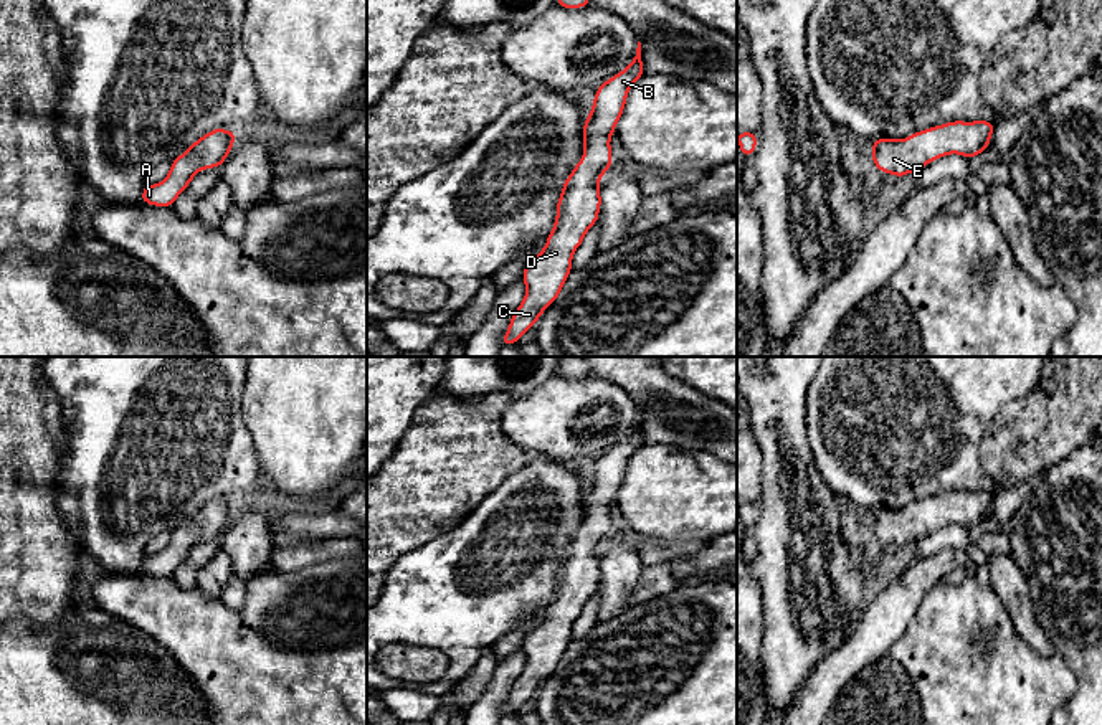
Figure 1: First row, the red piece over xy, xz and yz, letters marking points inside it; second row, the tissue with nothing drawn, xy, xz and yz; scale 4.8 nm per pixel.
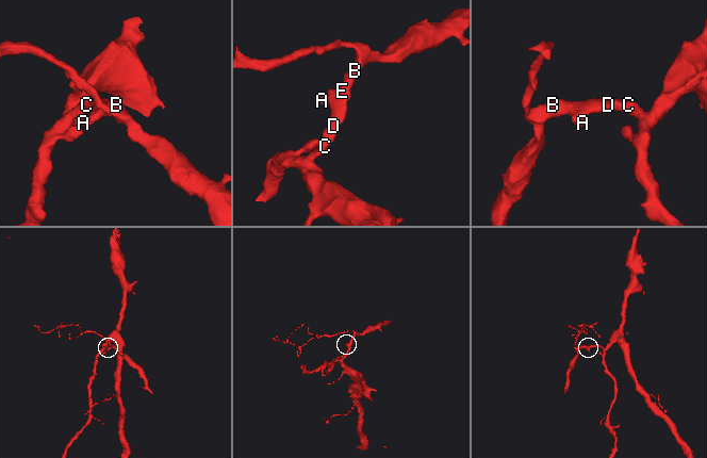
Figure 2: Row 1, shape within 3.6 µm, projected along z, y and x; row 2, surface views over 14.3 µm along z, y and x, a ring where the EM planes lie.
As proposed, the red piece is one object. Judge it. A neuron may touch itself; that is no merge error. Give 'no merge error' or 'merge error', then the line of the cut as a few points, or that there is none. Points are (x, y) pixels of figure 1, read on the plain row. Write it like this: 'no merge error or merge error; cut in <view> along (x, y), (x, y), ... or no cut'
no merge error; no cut

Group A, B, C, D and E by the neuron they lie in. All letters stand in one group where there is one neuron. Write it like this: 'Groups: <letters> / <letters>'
Groups: A B C D E

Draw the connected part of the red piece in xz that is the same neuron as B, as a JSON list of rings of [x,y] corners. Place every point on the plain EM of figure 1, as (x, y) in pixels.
[[[641,413],[629,436],[595,462],[583,494],[585,524],[562,557],[557,588],[545,618],[524,639],[525,667],[512,685],[502,715],[517,713],[542,682],[558,667],[572,641],[572,626],[585,603],[598,591],[600,547],[611,538],[610,507],[625,479],[629,457],[644,444]]]

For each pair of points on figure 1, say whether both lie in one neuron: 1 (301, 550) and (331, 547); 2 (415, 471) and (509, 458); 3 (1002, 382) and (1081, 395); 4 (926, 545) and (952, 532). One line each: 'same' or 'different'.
1: same
2: same
3: different
4: same

